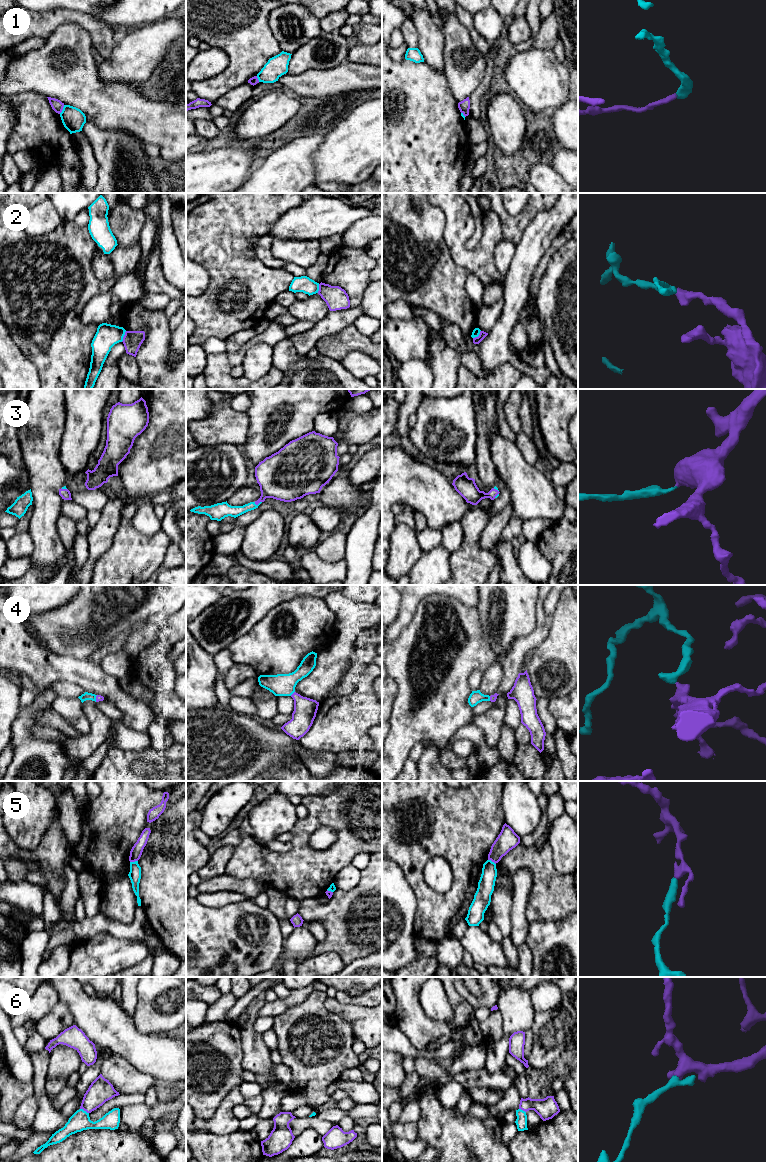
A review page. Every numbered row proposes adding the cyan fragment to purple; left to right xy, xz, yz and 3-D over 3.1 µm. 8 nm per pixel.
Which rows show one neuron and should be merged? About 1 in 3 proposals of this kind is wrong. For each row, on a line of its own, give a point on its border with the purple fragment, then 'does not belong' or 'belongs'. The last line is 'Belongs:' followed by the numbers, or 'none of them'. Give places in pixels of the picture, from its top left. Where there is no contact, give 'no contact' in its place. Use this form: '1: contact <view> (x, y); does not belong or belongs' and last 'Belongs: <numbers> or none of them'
1: contact xy (62, 109); does not belong
2: contact xy (124, 336); does not belong
3: contact xz (257, 504); belongs
4: contact xz (293, 693); belongs
5: contact xy (133, 861); does not belong
6: contact xy (84, 1110); belongs
Belongs: 3, 4, 6

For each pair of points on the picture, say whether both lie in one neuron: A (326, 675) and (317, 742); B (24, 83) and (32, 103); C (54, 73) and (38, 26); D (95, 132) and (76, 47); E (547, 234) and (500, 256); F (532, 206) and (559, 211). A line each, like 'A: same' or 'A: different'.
A: different
B: different
C: different
D: different
E: different
F: different

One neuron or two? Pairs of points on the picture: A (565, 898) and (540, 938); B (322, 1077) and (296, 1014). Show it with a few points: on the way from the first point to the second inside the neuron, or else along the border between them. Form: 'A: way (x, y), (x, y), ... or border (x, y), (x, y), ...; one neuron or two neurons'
A: border (567, 915), (562, 919), (537, 920), (529, 923); two neurons
B: way (304, 1067), (286, 1051), (286, 1032); one neuron

